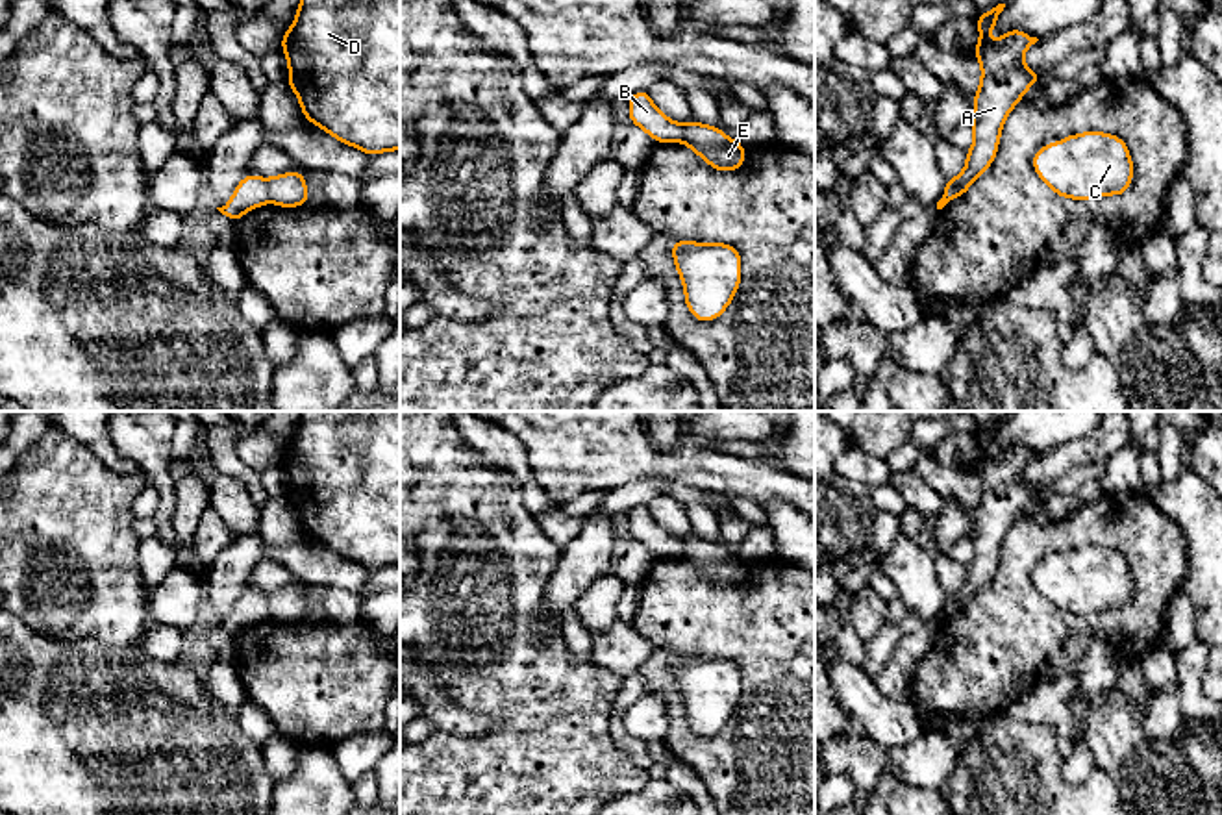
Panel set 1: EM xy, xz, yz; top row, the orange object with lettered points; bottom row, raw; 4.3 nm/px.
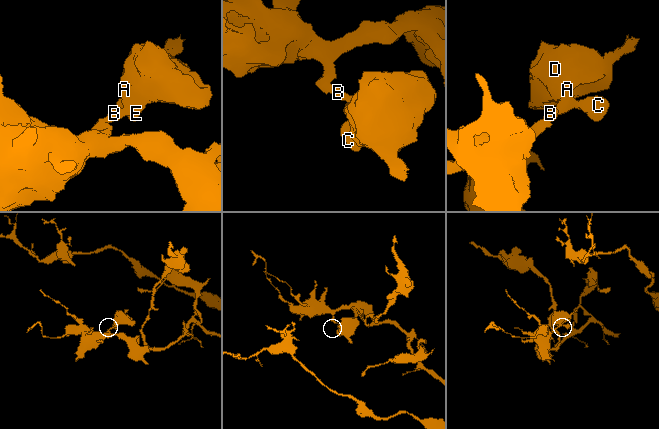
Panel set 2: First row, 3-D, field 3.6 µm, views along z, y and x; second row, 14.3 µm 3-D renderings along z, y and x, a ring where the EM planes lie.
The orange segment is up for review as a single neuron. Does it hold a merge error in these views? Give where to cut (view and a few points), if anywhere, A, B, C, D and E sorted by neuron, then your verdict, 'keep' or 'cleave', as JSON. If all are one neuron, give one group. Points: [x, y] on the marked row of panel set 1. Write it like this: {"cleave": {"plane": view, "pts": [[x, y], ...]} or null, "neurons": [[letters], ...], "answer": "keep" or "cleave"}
{"cleave": {"plane": "xy", "pts": [[265, 180], [265, 191], [271, 199]]}, "neurons": [["A", "C", "D", "E"], ["B"]], "answer": "cleave"}

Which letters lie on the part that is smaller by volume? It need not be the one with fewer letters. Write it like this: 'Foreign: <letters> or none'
Foreign: A, C, D, E

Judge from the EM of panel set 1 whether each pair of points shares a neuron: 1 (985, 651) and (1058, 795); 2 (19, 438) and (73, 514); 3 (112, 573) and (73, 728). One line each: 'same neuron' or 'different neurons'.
1: different neurons
2: different neurons
3: different neurons

